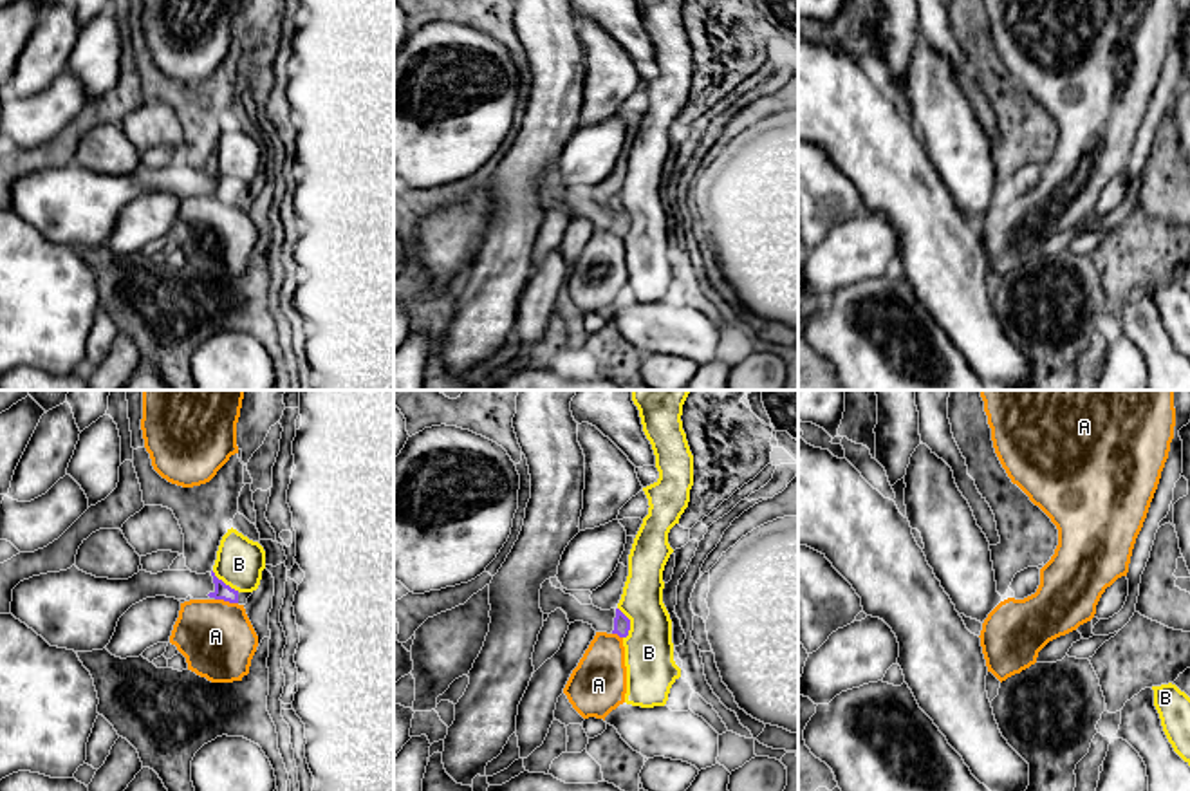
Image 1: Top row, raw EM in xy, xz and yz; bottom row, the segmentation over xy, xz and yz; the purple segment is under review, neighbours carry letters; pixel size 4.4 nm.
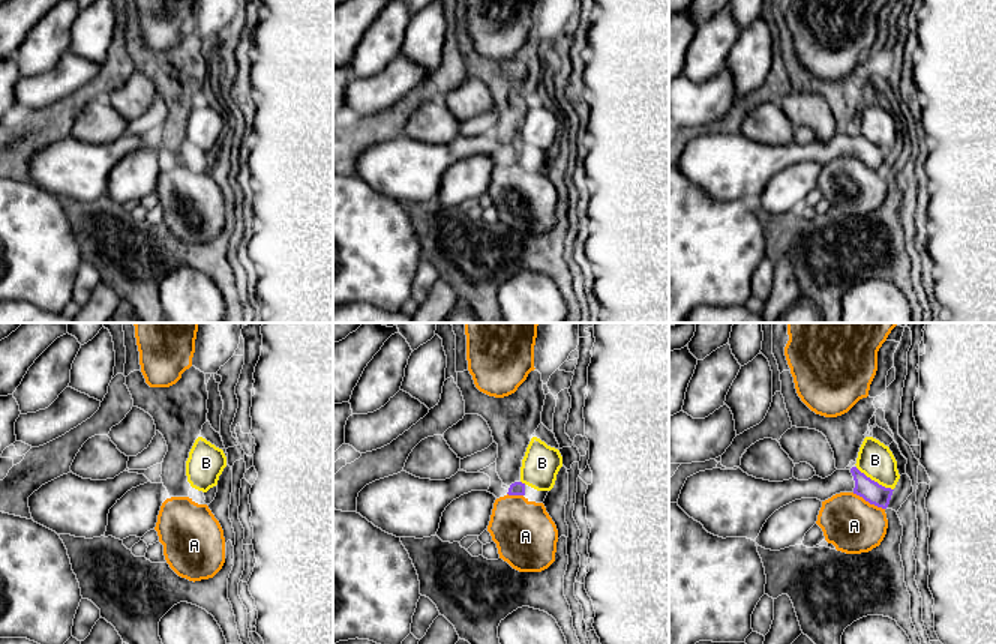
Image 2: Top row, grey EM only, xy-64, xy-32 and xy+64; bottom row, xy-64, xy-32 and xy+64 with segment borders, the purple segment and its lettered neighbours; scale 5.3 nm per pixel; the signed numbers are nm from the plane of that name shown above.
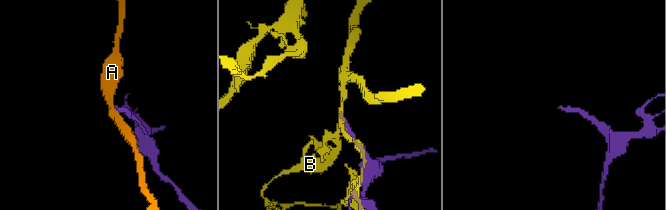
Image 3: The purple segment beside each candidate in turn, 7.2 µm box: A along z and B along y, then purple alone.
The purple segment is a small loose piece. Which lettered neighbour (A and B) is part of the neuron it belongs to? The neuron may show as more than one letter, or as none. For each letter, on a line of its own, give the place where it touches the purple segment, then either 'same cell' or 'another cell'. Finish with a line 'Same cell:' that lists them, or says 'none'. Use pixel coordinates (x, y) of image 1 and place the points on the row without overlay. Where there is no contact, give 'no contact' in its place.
A: meets purple in xy at (226, 195); another cell
B: meets purple in xz at (629, 219); another cell
Same cell: none

